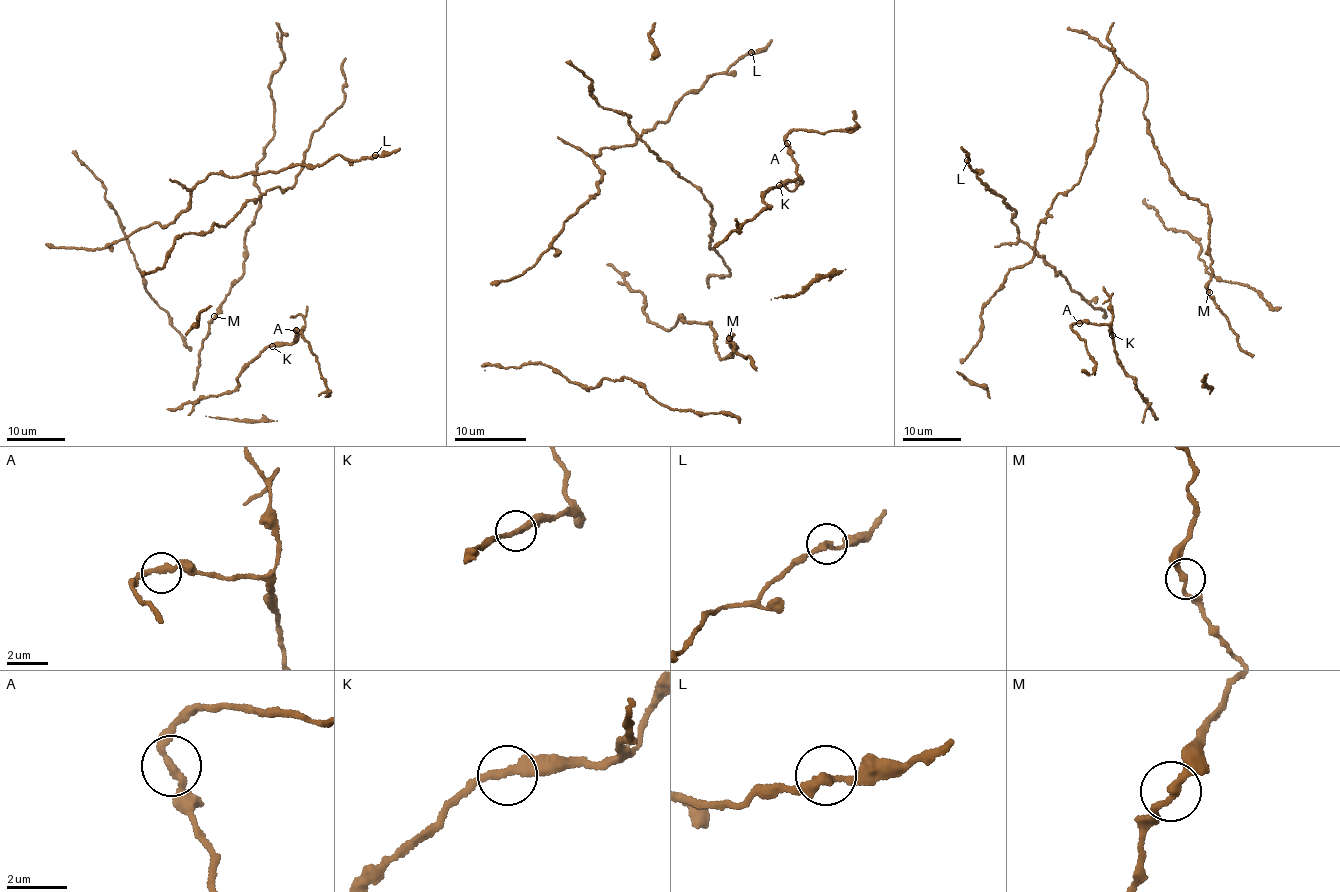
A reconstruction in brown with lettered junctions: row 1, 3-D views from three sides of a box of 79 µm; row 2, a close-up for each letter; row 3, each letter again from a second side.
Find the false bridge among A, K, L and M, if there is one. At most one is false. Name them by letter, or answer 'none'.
none

